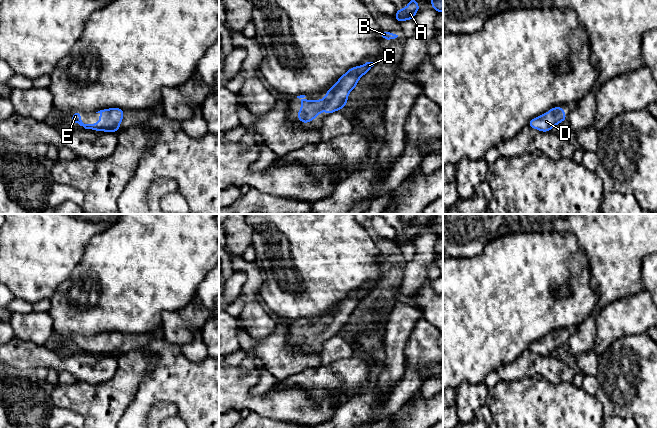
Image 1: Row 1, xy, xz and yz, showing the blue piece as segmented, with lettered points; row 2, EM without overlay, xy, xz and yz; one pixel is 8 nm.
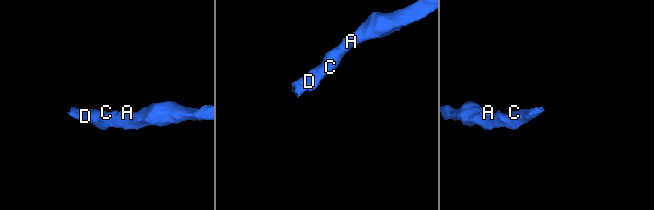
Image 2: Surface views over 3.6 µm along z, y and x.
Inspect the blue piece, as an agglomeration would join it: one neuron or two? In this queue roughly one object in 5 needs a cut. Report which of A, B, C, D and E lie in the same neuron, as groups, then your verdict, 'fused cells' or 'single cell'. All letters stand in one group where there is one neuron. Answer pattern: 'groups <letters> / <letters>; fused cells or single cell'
groups A B C D E; single cell

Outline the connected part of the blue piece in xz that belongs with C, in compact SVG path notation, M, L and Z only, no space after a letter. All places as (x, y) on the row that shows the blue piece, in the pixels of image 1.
M366 62L361 66L351 67L343 74L337 82L325 92L325 96L320 100L305 100L305 95L297 96L298 101L302 103L300 110L297 112L299 121L303 124L311 122L323 111L327 115L342 110L348 103L349 93L356 89L356 84L360 78L367 74L376 62Z

